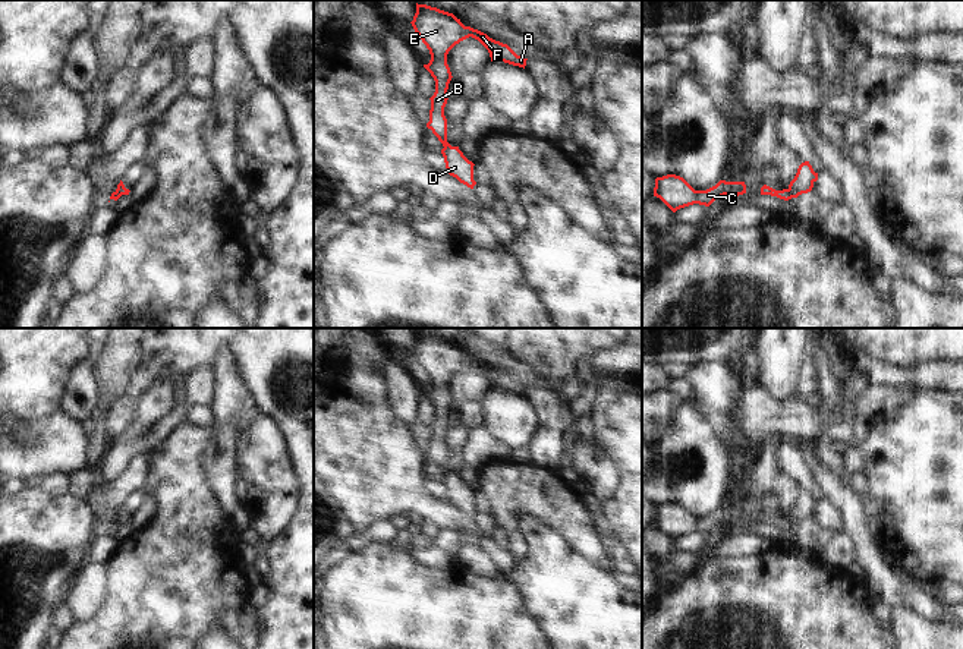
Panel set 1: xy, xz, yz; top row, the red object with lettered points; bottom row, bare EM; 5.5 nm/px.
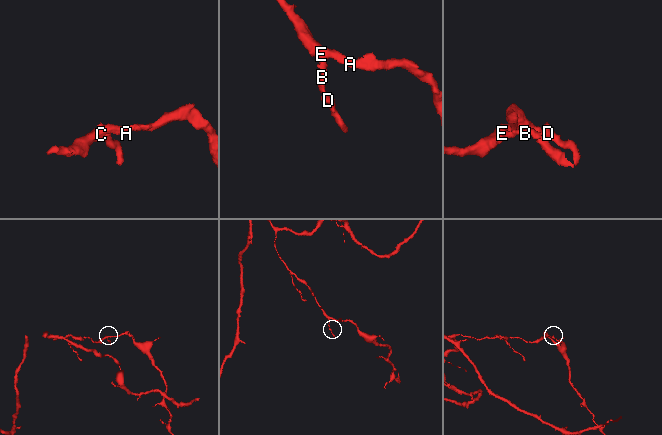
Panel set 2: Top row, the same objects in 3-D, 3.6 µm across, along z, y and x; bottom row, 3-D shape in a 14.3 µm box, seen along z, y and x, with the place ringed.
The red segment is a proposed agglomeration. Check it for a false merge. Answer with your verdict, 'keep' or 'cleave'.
cleave

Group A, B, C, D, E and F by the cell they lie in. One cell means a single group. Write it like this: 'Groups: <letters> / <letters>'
Groups: A B C E F / D.

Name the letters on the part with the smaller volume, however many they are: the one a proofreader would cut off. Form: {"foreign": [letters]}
{"foreign": ["D"]}

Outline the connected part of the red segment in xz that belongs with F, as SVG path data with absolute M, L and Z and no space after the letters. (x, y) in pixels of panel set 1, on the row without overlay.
M416 331L416 341L410 352L429 378L431 388L428 393L424 393L424 396L435 409L435 420L429 426L431 438L427 456L432 459L446 476L450 475L450 472L447 470L444 435L449 428L449 412L453 406L447 393L449 379L460 369L472 365L488 378L491 390L504 390L525 397L528 387L517 384L507 372L495 369L478 357L465 355L453 341L437 335Z

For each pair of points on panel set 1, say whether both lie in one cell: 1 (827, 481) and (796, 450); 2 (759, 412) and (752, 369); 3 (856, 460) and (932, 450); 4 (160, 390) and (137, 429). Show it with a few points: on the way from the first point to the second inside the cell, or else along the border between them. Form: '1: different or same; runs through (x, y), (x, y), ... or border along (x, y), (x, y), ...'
1: same; runs through (820, 473), (803, 457)
2: different; border along (759, 384), (745, 388)
3: different; border along (861, 446), (862, 469)
4: same; runs through (157, 400), (148, 409), (144, 419)

